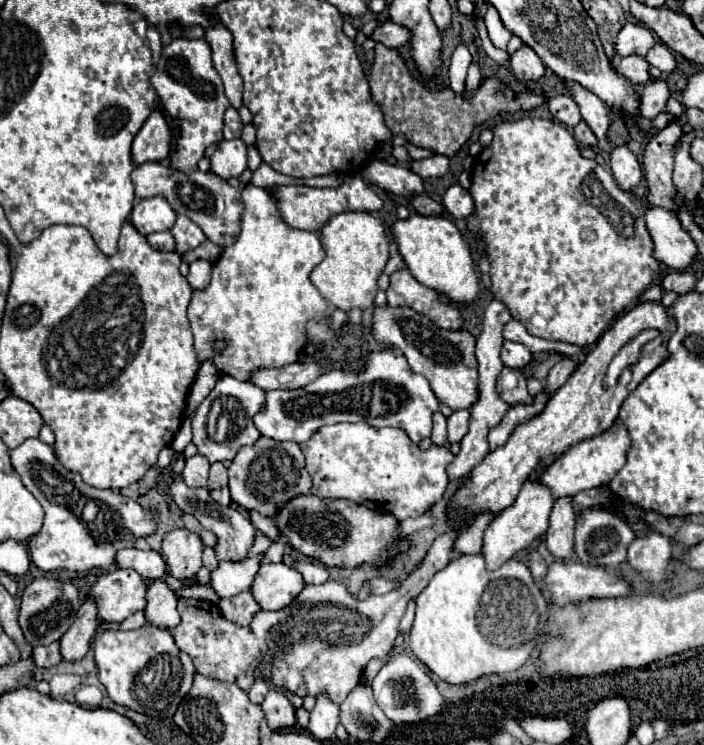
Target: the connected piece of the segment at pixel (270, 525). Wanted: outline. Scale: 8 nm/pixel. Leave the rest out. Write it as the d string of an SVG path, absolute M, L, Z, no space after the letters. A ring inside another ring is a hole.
M246 509L246 513L248 513L252 525L254 525L258 531L262 531L264 535L268 535L268 533L276 533L274 539L280 537L280 535L278 535L278 529L276 529L276 523L274 523L270 517L262 517L260 513L254 513L254 511L250 511L250 509Z

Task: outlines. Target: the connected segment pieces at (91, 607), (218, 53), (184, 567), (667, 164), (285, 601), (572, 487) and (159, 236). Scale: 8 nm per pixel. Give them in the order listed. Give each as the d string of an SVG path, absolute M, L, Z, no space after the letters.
M86 599L76 613L76 621L70 625L70 629L60 639L62 659L70 661L70 663L84 659L98 625L100 625L100 621L96 617L96 605Z
M208 11L210 17L216 21L214 29L206 29L206 41L212 47L212 61L216 71L220 73L226 89L228 99L242 99L242 77L236 67L236 57L234 57L234 37L232 33L220 25L216 19L214 11Z
M174 529L162 541L160 555L176 579L190 579L202 567L202 539L188 529Z
M670 121L666 129L654 135L642 155L646 183L648 183L648 201L650 205L666 207L670 211L680 209L676 201L676 189L672 183L674 169L674 149L682 137L682 129L678 121Z
M270 563L260 565L258 573L252 579L250 593L254 593L254 599L258 601L260 609L278 611L290 605L302 591L302 587L304 581L298 571L284 563Z
M616 421L602 435L582 441L576 447L572 447L570 451L566 451L564 457L560 457L556 463L552 463L546 469L546 473L542 475L542 481L546 481L546 485L550 485L550 493L554 493L554 499L572 497L578 491L600 487L600 485L608 483L614 477L614 473L626 463L628 447L630 447L630 437L628 437L624 425L620 421Z
M168 231L150 233L146 239L148 239L150 247L156 251L174 251L174 237Z

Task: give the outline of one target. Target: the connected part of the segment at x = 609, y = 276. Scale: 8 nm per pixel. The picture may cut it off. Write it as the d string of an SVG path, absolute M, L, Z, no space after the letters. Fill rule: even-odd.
M522 117L516 121L502 121L494 127L494 139L492 143L482 149L478 155L478 161L474 165L474 185L470 187L470 195L474 199L474 213L466 217L466 229L474 235L478 255L488 255L490 261L490 279L492 279L492 295L502 301L514 319L526 325L528 333L534 337L542 337L548 341L564 341L570 345L588 347L594 345L600 335L612 325L612 321L630 305L634 305L640 297L640 293L646 291L648 285L652 285L654 277L660 273L660 263L652 257L652 239L644 225L644 207L642 203L632 197L628 191L622 191L616 187L614 177L600 167L594 159L586 159L580 155L576 139L570 135L570 131L564 125L558 125L554 121L538 119L538 117Z

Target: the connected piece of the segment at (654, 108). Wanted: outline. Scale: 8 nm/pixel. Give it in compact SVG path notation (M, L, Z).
M664 79L648 83L640 93L640 117L654 119L658 113L662 113L668 95L670 91Z

